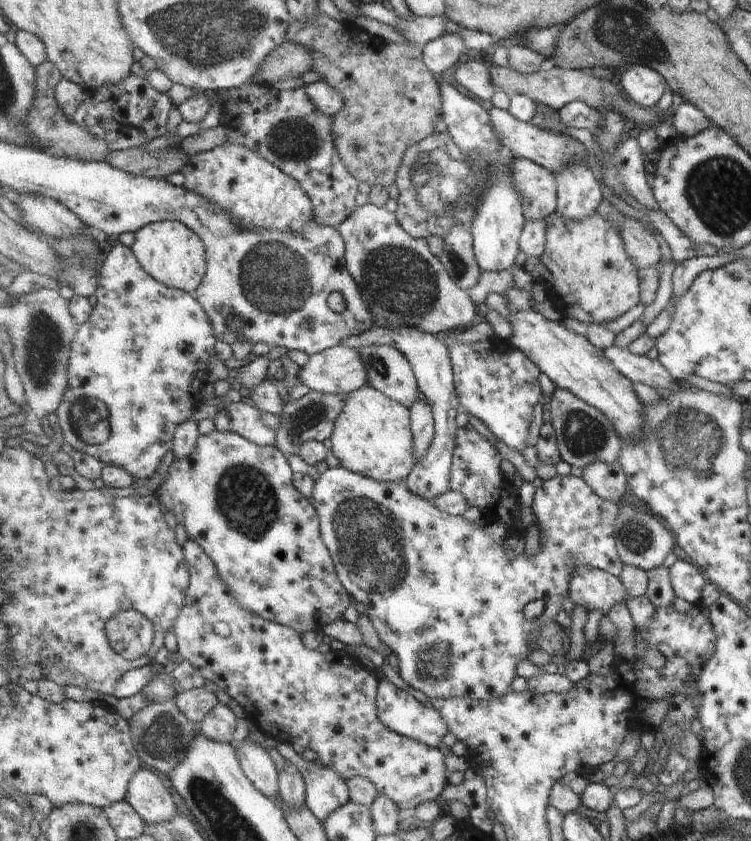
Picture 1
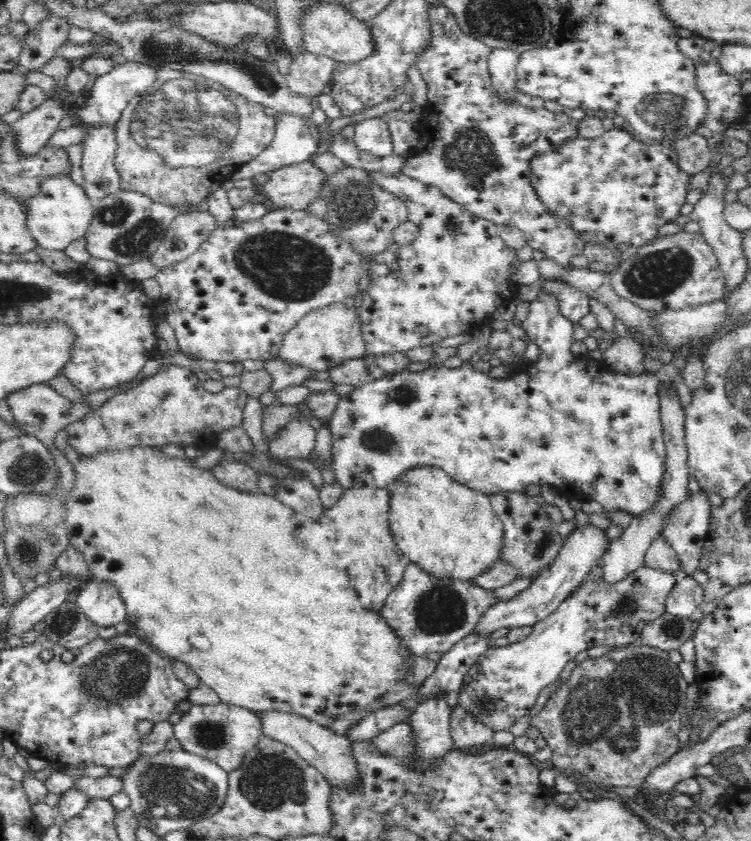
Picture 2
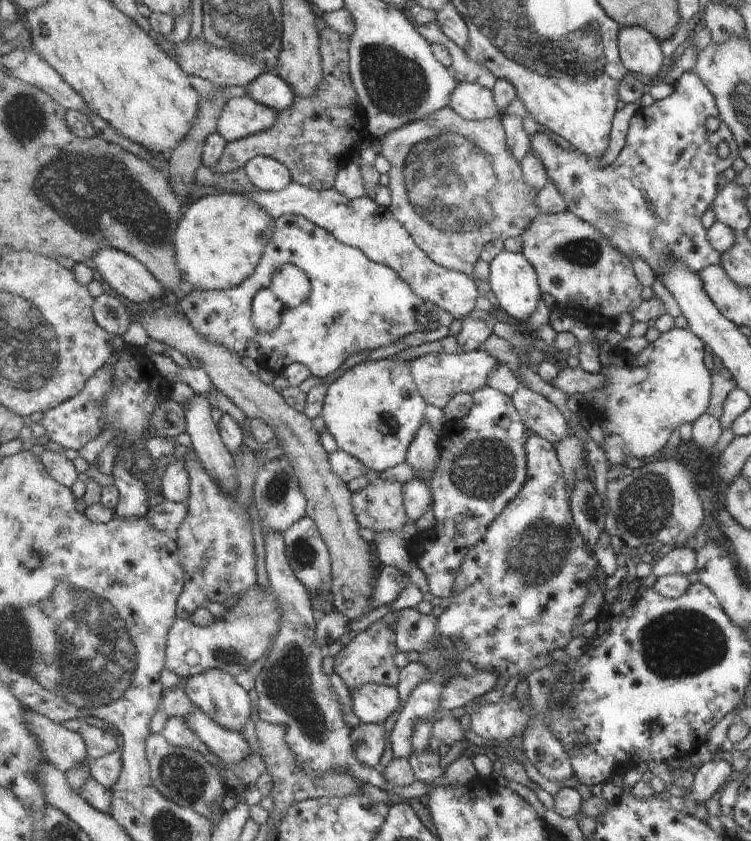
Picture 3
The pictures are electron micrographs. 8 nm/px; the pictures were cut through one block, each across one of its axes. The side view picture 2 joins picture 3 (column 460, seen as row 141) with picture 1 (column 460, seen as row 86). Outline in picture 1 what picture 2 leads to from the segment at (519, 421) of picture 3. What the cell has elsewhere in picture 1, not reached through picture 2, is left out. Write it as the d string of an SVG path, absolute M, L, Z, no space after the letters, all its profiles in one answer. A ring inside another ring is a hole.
M471 424L464 425L458 430L450 470L449 488L451 491L463 494L467 499L468 508L477 508L481 516L485 519L488 518L489 522L502 522L507 532L506 537L521 535L524 538L525 528L537 524L535 513L531 511L531 508L522 508L518 496L503 476L501 454L495 445L485 440ZM503 512L509 513L503 514ZM511 524L514 527L511 527Z

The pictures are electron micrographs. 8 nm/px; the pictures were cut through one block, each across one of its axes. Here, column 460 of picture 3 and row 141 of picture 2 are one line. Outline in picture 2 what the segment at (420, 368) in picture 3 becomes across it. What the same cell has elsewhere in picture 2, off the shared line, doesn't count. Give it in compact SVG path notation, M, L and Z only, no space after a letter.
M380 117L366 118L364 122L356 124L353 140L359 149L375 157L383 157L394 152L389 122Z

